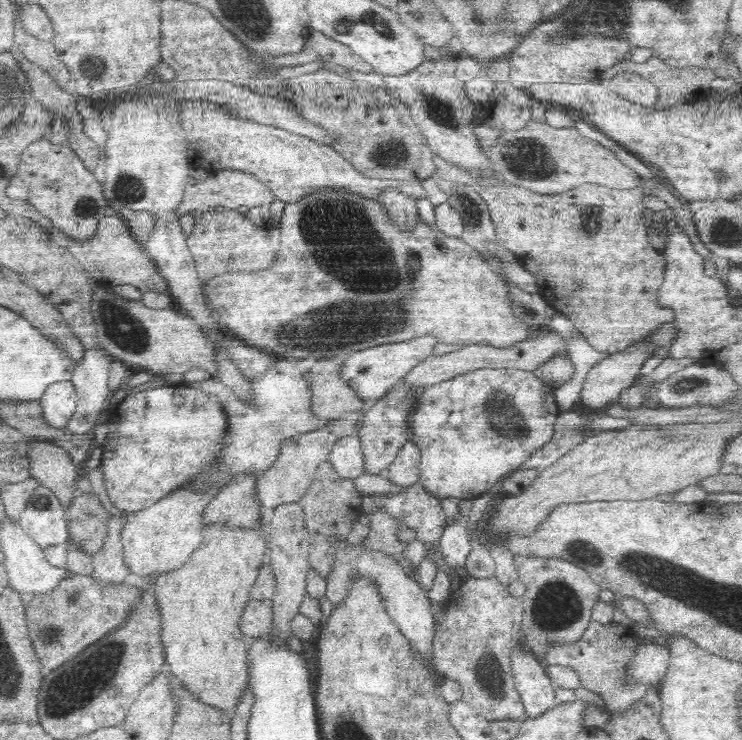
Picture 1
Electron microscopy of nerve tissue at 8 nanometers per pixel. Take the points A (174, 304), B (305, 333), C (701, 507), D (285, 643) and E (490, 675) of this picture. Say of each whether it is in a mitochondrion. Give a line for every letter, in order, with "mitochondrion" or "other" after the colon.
A: other
B: mitochondrion
C: other
D: other
E: mitochondrion

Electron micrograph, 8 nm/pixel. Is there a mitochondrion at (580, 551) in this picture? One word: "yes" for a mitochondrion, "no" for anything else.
yes

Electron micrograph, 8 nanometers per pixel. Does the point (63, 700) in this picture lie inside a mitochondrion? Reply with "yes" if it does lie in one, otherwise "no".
yes

